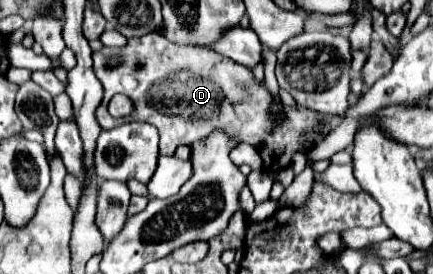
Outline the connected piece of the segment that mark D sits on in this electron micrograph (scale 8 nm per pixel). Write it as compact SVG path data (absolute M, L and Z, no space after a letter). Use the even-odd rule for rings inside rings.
M157 32L145 34L141 38L127 38L127 44L123 48L103 46L101 50L93 52L93 68L105 88L103 100L101 100L97 114L95 114L99 126L103 130L109 130L109 128L119 126L123 122L119 118L113 118L107 112L107 104L115 94L125 92L135 106L135 110L125 120L143 120L143 122L153 124L159 130L159 138L161 138L159 154L165 154L165 156L171 156L179 144L193 144L193 142L209 136L211 132L221 130L223 134L229 134L237 142L247 142L247 144L255 146L257 152L261 154L261 160L263 160L263 150L265 150L267 160L271 164L263 164L263 168L267 172L279 172L291 164L291 158L295 152L305 152L307 144L317 144L323 138L323 134L319 130L323 124L329 124L333 118L339 118L339 116L307 110L305 106L299 106L299 104L295 104L295 106L279 104L279 108L275 110L273 108L273 94L267 90L267 86L263 82L255 80L253 72L247 66L241 66L241 64L233 62L231 58L225 58L205 46L203 48L201 46L177 46L175 42L169 42L167 38L163 38ZM113 54L119 54L123 58L123 64L115 70L107 70L105 62ZM127 76L131 76L135 80L135 88L123 86L123 78L127 78ZM303 136L307 136L309 140L305 142Z

